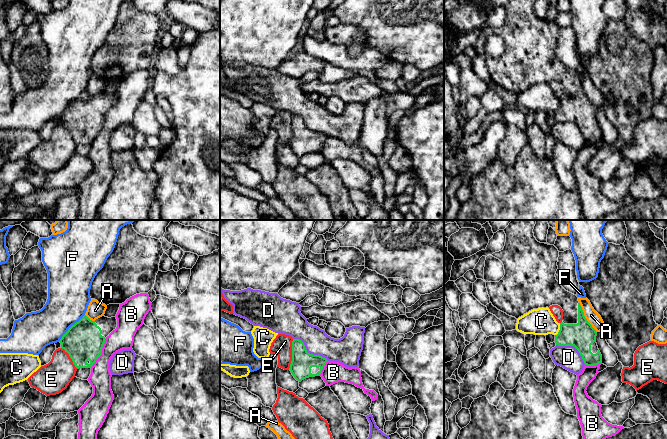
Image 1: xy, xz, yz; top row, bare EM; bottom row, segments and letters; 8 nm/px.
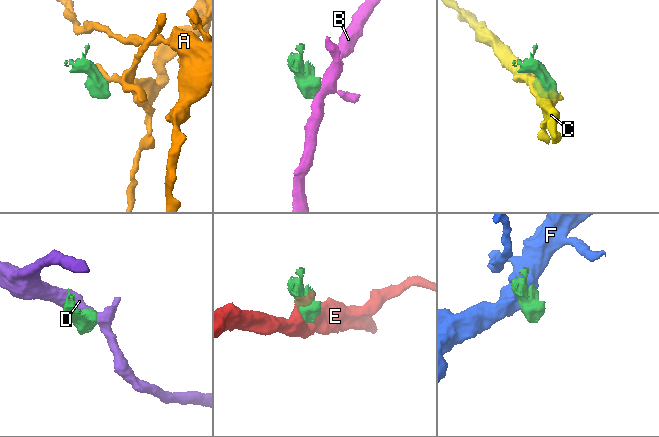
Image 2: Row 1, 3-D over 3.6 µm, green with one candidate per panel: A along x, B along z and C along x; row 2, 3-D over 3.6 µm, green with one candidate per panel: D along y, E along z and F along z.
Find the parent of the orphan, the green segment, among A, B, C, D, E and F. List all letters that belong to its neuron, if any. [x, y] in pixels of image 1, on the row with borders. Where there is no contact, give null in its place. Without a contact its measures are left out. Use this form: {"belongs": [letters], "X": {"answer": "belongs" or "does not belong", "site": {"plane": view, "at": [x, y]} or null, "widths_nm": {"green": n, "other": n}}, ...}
{"belongs": [], "A": {"answer": "does not belong", "site": {"plane": "yz", "at": [584, 317]}, "widths_nm": {"green": 220, "other": 100}}, "B": {"answer": "does not belong", "site": {"plane": "xy", "at": [101, 352]}, "widths_nm": {"green": 300, "other": 180}}, "C": {"answer": "does not belong", "site": {"plane": "yz", "at": [560, 329]}, "widths_nm": {"green": 220, "other": 220}}, "D": {"answer": "does not belong", "site": {"plane": "xz", "at": [309, 353]}, "widths_nm": {"green": 170, "other": 200}}, "E": {"answer": "does not belong", "site": {"plane": "xz", "at": [292, 354]}, "widths_nm": {"green": 170, "other": 160}}, "F": {"answer": "does not belong", "site": {"plane": "xy", "at": [70, 327]}, "widths_nm": {"green": 300, "other": 340}}}

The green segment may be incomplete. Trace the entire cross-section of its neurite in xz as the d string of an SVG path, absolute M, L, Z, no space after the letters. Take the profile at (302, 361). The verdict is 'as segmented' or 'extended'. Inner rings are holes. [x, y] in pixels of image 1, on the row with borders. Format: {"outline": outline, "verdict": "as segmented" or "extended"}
{"outline": "M293 339L292 361L289 370L297 381L301 382L309 377L320 376L327 361L320 355L308 353L301 340Z", "verdict": "extended"}

